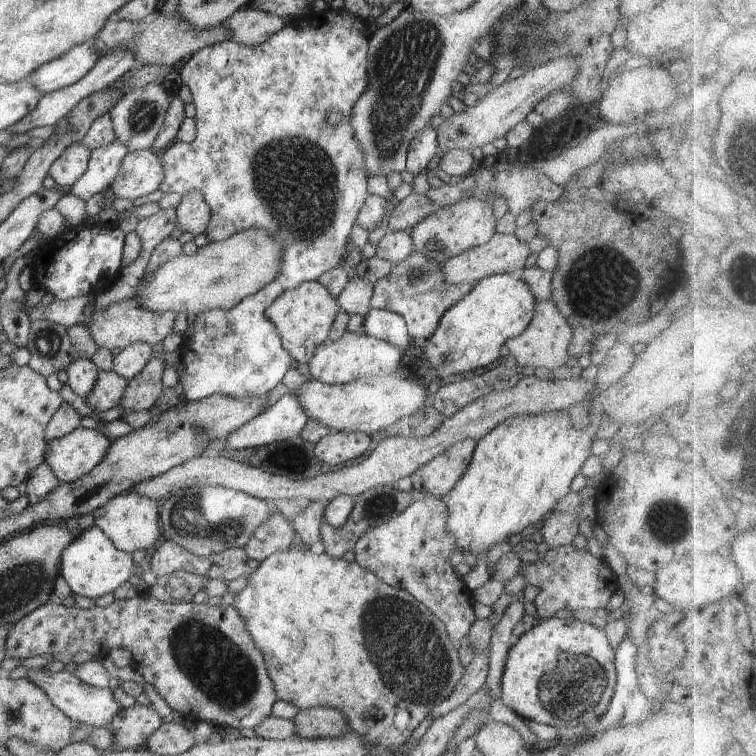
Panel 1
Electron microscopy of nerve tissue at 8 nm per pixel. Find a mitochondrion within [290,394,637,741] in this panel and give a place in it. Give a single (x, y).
(419, 667)

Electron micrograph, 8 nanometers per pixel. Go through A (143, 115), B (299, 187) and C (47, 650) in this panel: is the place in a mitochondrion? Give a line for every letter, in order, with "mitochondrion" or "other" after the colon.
A: mitochondrion
B: mitochondrion
C: other

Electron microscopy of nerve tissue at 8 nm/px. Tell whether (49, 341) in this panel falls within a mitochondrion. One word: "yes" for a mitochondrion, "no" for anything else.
yes

